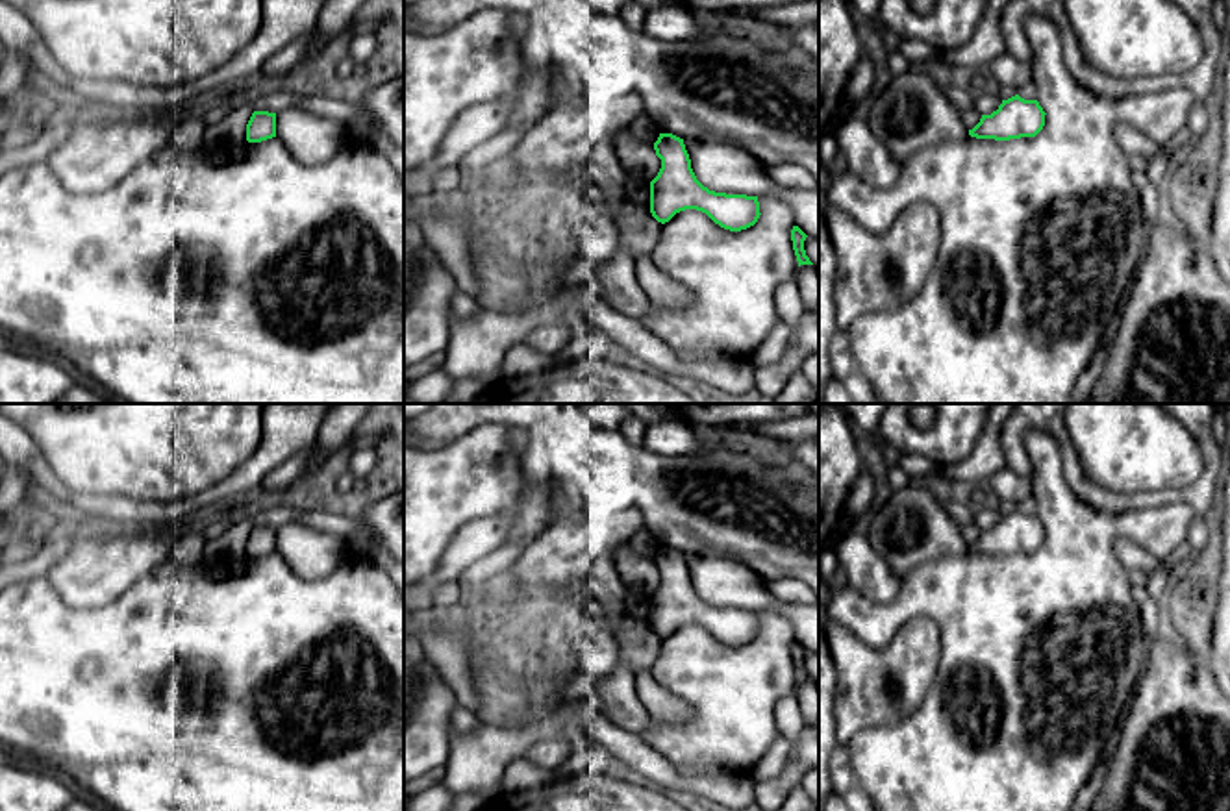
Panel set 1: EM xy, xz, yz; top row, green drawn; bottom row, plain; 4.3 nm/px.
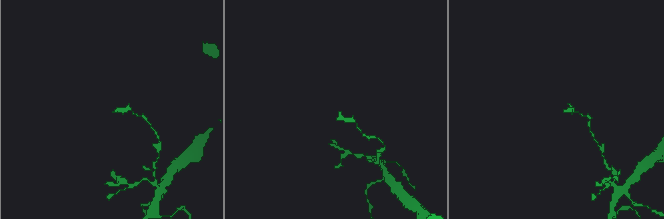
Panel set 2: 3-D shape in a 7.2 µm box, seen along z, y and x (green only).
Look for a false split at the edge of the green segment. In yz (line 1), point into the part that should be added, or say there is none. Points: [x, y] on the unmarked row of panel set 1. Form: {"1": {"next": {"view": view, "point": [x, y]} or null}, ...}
{"1": {"next": null}}

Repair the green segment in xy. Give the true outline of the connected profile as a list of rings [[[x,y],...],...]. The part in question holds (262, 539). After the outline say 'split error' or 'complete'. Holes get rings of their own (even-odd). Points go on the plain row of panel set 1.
[[[254,526],[246,539],[246,555],[261,557],[276,552],[276,528]]]; complete

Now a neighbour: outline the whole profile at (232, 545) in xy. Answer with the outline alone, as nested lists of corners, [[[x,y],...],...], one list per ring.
[[[254,509],[248,511],[246,518],[228,526],[222,535],[206,543],[202,565],[213,567],[219,561],[243,559],[246,555],[246,539],[254,528]]]

